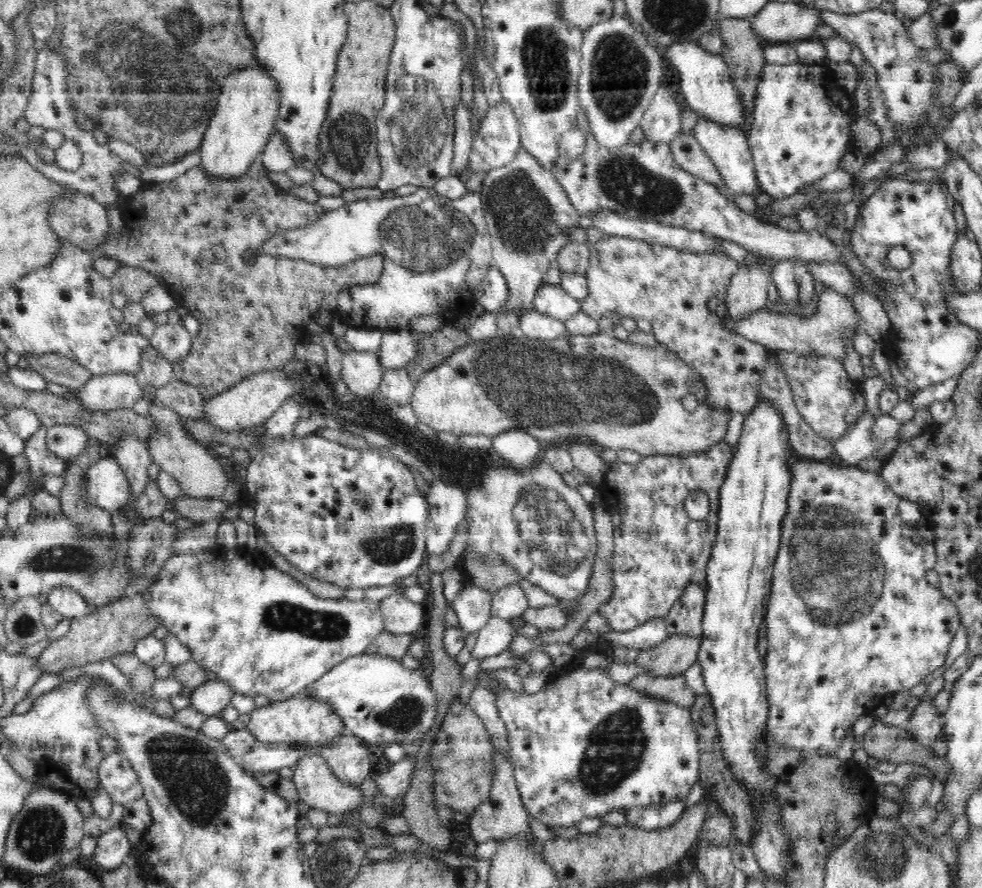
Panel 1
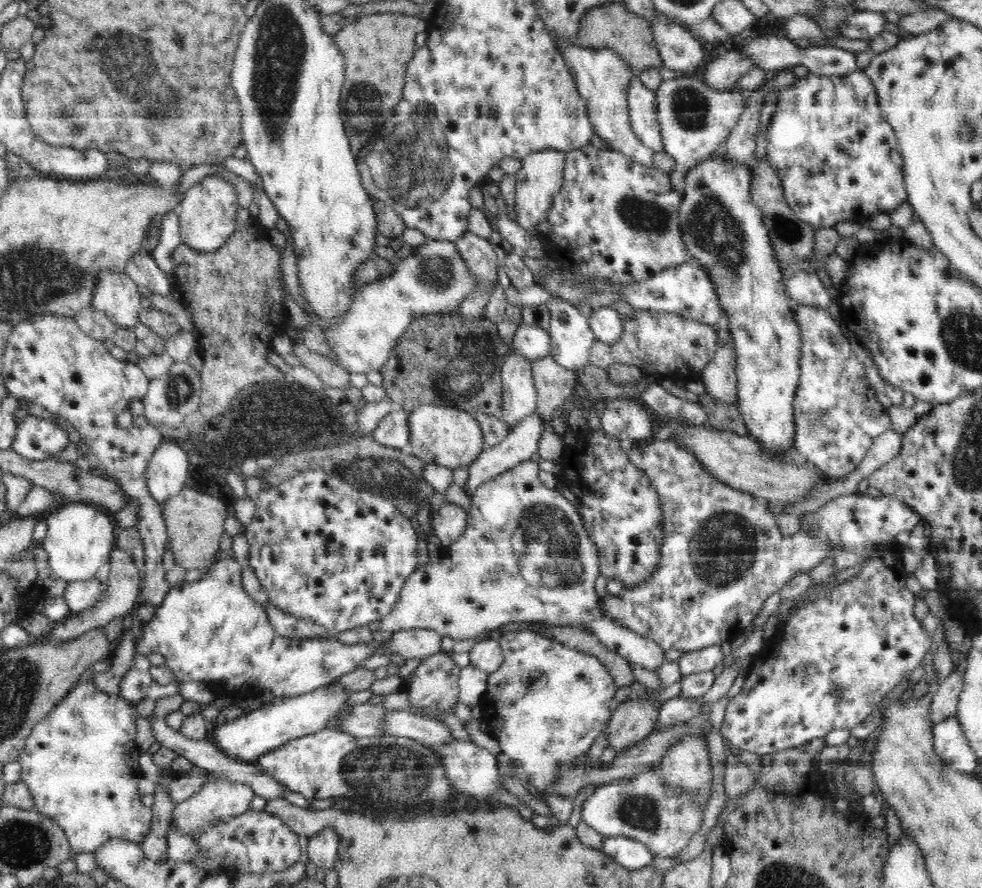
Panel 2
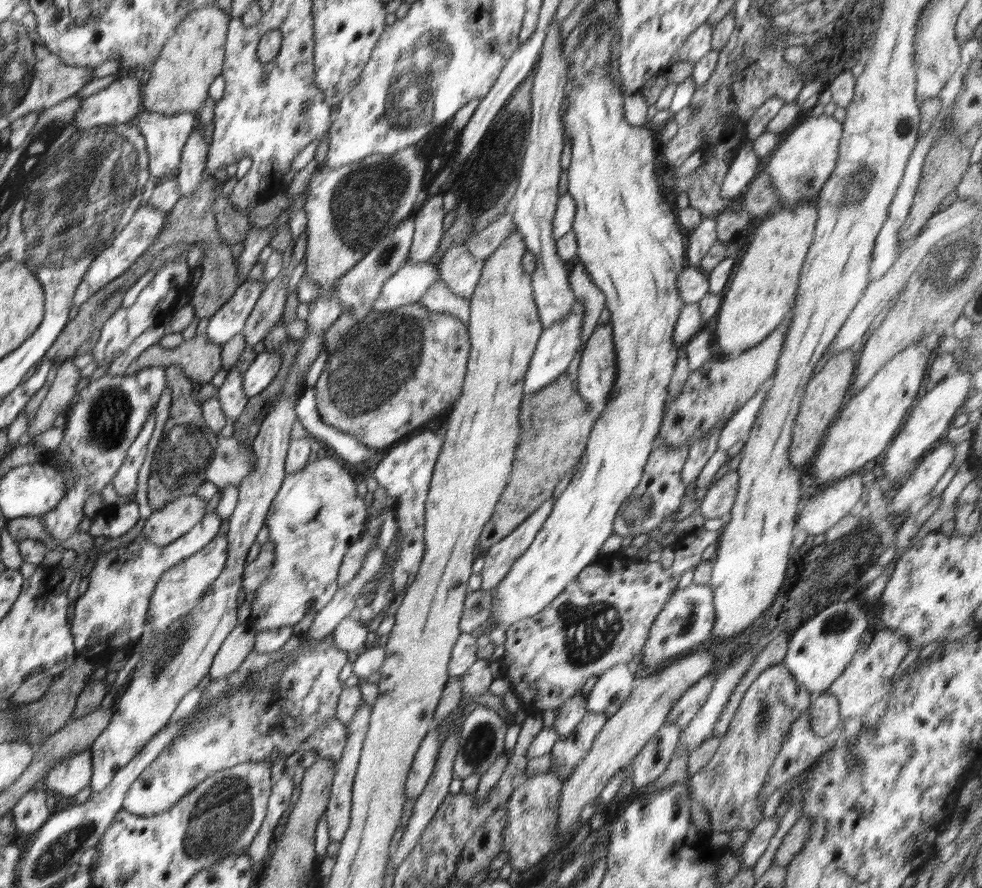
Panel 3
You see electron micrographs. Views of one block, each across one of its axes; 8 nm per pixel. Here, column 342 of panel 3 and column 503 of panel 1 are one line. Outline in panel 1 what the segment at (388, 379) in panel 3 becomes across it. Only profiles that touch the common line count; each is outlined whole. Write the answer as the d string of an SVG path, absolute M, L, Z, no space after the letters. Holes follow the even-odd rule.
M600 331L591 335L570 335L548 339L530 339L522 337L516 340L514 336L502 335L496 342L484 340L484 342L468 343L452 352L451 357L445 358L438 366L427 370L418 383L415 384L411 396L411 407L417 420L424 423L434 431L450 432L450 434L485 434L494 437L506 430L525 430L528 434L537 438L543 445L554 444L555 446L568 447L572 442L593 443L599 449L611 448L620 450L625 448L634 450L642 456L648 455L679 455L684 453L699 453L709 446L722 441L728 430L729 413L722 408L712 407L707 404L707 385L700 377L700 373L688 363L682 361L674 351L664 347L662 343L657 343L653 348L633 344L629 340L619 340L613 334L602 333Z

